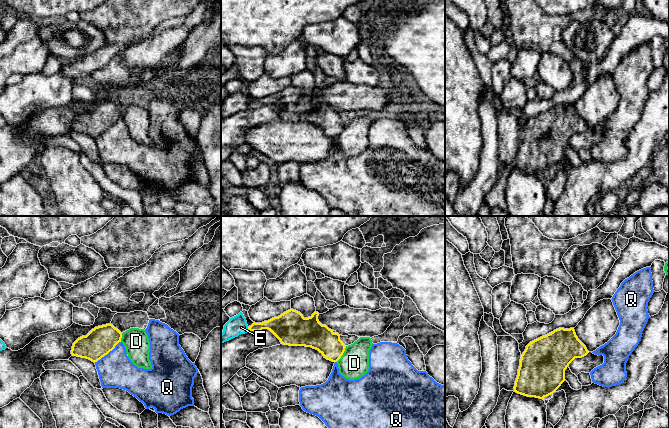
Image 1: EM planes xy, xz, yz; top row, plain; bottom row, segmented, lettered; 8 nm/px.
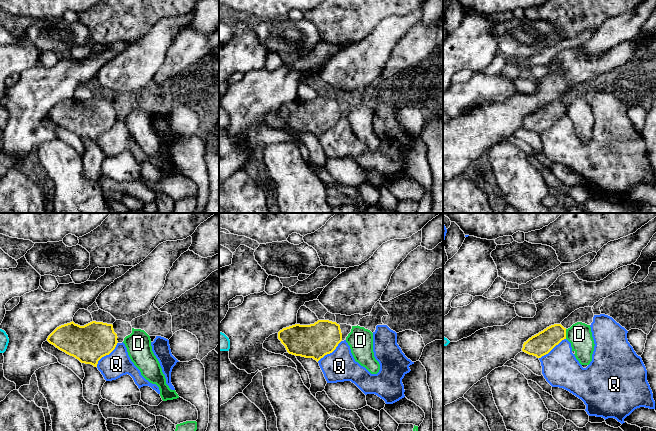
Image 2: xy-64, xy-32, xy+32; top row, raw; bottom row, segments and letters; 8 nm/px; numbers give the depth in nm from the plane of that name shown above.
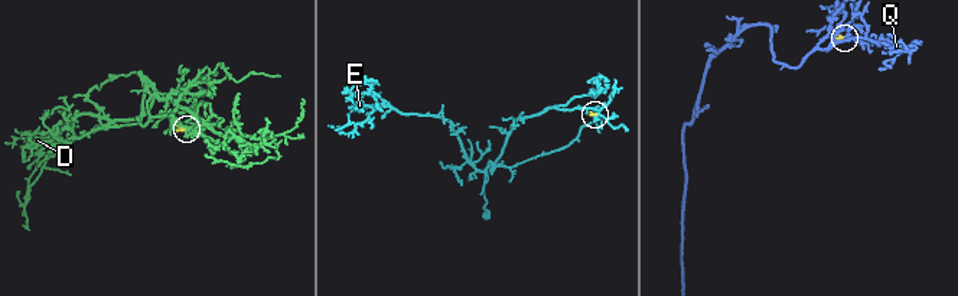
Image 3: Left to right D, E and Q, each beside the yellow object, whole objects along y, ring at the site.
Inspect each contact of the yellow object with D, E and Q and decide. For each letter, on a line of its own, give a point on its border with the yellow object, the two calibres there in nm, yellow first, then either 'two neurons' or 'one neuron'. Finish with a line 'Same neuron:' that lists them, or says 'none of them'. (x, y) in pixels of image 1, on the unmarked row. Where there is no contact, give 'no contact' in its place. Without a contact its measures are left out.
D: contact xz (342, 130); calibres 200 and 240 nm; two neurons
E: contact xz (248, 104); calibres 160 and 160 nm; two neurons
Q: contact xy (107, 129); calibres 220 and 280 nm; two neurons
Same neuron: none of them

